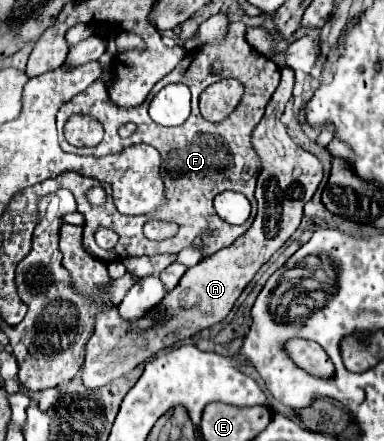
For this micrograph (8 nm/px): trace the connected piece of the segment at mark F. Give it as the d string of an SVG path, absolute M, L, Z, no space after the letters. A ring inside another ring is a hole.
M232 22L228 38L226 38L226 42L222 46L204 46L204 48L198 48L194 52L188 52L186 54L188 58L182 60L168 76L164 76L152 88L148 104L150 104L152 96L160 88L164 88L168 82L182 82L182 84L186 84L192 90L192 114L190 114L190 120L186 120L182 126L176 126L176 128L158 126L148 116L148 104L142 104L142 106L136 106L136 108L118 108L118 106L114 106L110 96L108 96L108 90L102 82L94 82L94 86L90 86L82 94L76 94L70 102L66 102L60 108L60 112L58 112L58 134L60 134L60 146L66 152L106 156L108 152L120 152L120 148L132 146L136 142L144 142L144 144L154 146L160 152L160 156L162 156L162 178L164 178L164 186L166 186L168 204L162 210L158 210L154 214L148 214L148 216L122 216L116 210L116 206L114 206L111 187L96 179L84 176L80 172L64 172L58 178L52 178L54 180L52 190L70 188L70 192L76 196L78 212L86 218L86 224L84 224L84 246L86 246L86 250L90 250L90 254L100 252L98 246L94 244L94 232L98 228L116 230L116 234L120 236L112 256L110 254L94 254L96 258L106 260L106 262L122 260L124 256L154 256L154 254L164 254L164 252L178 254L182 248L190 246L196 236L202 236L202 250L204 250L204 258L207 258L210 254L218 252L220 248L230 246L238 236L242 236L250 228L250 224L254 222L254 216L256 216L254 190L256 190L256 178L260 174L260 158L258 158L250 138L252 138L254 128L258 126L258 122L264 116L266 104L270 102L274 90L278 88L280 68L272 60L262 58L262 54L258 54L254 48L250 48L250 44L244 38L244 32L246 32L246 26L242 22ZM214 62L224 64L220 74L208 74L208 64L214 64ZM222 78L236 78L236 80L240 80L242 86L244 86L244 98L242 98L240 106L236 108L236 112L232 114L232 122L218 122L218 124L214 124L214 122L208 122L208 120L202 118L202 114L198 110L198 98L204 92L204 88L208 88L210 84L214 84L216 80L222 80ZM72 114L90 114L96 120L100 120L102 126L104 126L104 140L102 140L102 144L98 144L94 148L76 148L76 146L68 144L66 138L64 138L62 128L64 128L64 122L68 120L68 116L72 116ZM126 122L134 122L138 126L138 130L130 138L120 138L118 136L118 128L122 124L126 124ZM95 185L101 185L105 188L108 195L106 206L100 206L100 208L90 208L88 206L88 200L86 200L84 192L86 192L86 188ZM224 190L242 192L252 202L252 214L246 220L246 224L232 226L232 224L224 222L216 214L216 210L212 206L212 200L214 200L214 196L218 192L224 192ZM150 218L176 222L180 226L178 234L174 238L164 240L164 242L150 242L142 234L142 226Z

